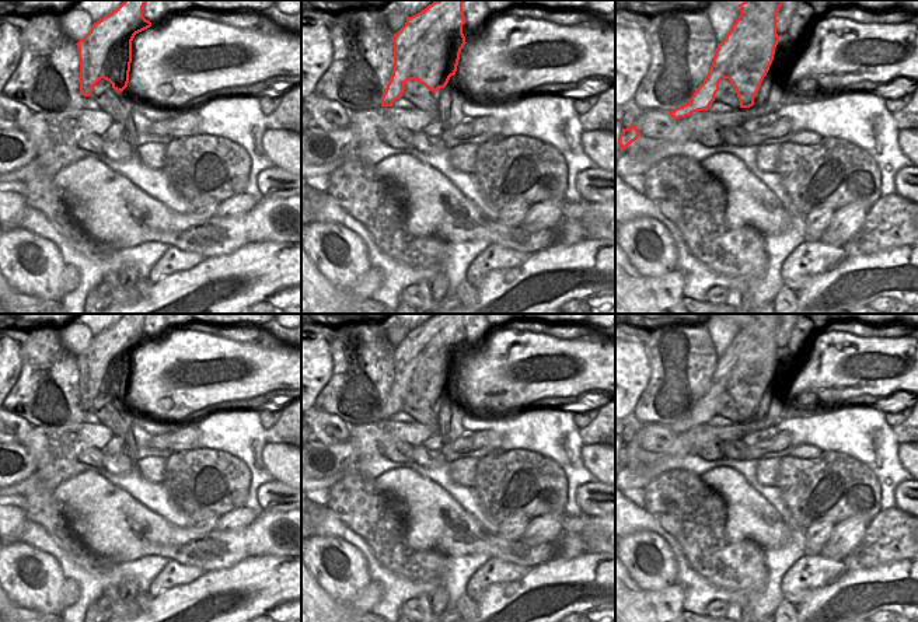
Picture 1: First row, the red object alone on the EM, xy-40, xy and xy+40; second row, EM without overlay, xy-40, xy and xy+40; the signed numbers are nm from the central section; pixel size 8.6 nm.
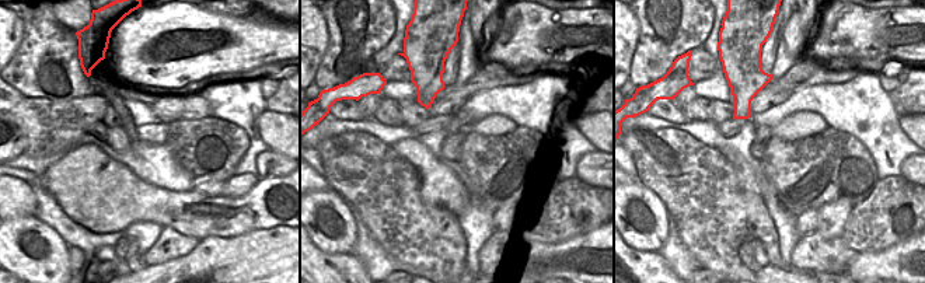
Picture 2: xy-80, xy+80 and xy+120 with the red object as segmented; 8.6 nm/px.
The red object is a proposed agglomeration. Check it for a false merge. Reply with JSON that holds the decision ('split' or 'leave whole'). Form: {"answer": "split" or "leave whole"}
{"answer": "split"}

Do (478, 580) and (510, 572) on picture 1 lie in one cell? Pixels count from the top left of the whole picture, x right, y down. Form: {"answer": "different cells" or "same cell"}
{"answer": "same cell"}

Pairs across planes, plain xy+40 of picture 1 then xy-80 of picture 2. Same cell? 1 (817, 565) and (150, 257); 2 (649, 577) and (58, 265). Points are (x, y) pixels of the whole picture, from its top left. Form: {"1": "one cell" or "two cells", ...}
{"1": "one cell", "2": "one cell"}

